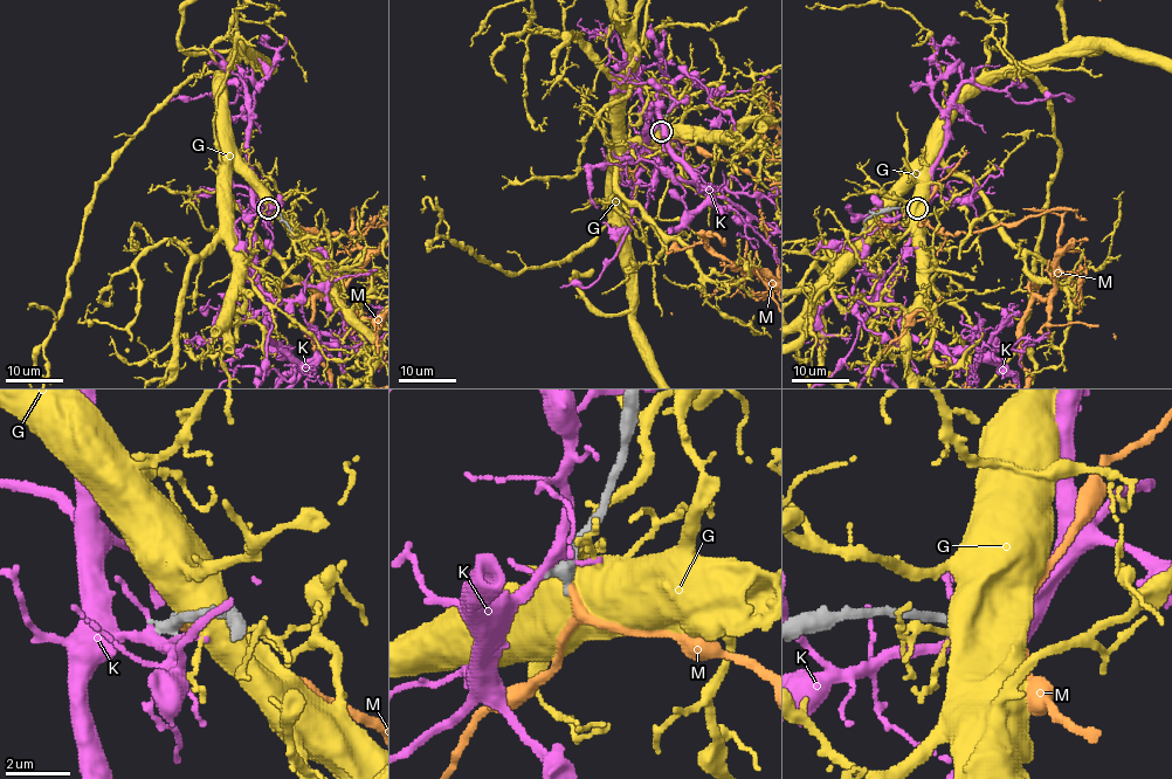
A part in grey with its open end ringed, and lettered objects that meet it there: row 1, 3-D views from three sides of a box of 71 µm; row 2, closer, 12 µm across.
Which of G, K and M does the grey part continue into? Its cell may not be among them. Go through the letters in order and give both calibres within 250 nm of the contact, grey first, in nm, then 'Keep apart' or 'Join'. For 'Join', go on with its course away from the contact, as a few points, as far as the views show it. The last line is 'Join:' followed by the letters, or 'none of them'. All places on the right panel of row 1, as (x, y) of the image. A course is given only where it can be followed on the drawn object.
G: Thickness 460 nm (grey) against 750 nm. Keep apart
K: Thickness 480 nm (grey) against 280 nm. Keep apart
M: Thickness 460 nm (grey) against 220 nm. Keep apart
Join: none of them

